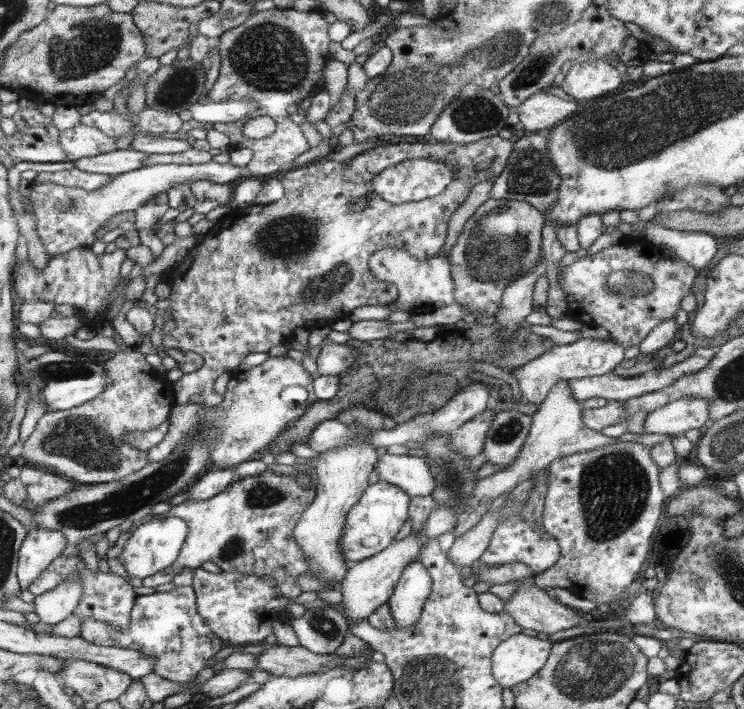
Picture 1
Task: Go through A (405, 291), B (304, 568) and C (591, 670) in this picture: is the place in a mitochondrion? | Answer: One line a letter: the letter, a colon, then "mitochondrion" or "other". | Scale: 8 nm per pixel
A: other
B: other
C: mitochondrion

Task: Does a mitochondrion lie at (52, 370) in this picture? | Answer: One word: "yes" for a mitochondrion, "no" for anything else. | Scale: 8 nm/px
yes

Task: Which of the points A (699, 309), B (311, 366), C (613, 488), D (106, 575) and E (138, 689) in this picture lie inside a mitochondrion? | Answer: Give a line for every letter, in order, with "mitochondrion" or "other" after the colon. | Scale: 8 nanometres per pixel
A: other
B: other
C: mitochondrion
D: other
E: other

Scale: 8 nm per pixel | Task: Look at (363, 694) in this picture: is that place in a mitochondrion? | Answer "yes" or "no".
no

